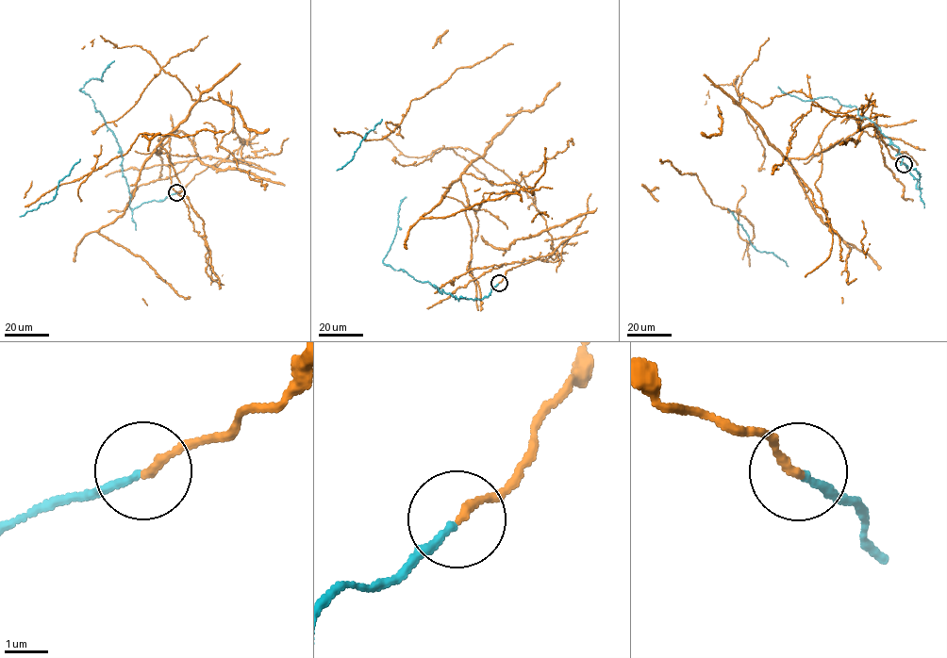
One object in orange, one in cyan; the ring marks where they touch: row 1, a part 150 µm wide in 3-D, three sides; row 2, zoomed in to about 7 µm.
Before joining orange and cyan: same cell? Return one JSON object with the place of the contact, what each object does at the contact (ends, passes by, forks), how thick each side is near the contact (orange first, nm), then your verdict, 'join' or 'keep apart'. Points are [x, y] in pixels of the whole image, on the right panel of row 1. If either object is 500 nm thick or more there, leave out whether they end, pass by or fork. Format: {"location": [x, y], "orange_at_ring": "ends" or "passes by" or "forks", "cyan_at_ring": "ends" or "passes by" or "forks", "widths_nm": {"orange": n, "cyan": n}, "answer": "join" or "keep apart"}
{"location": [904, 164], "orange_at_ring": "ends", "cyan_at_ring": "ends", "widths_nm": {"orange": 190, "cyan": 170}, "answer": "keep apart"}

